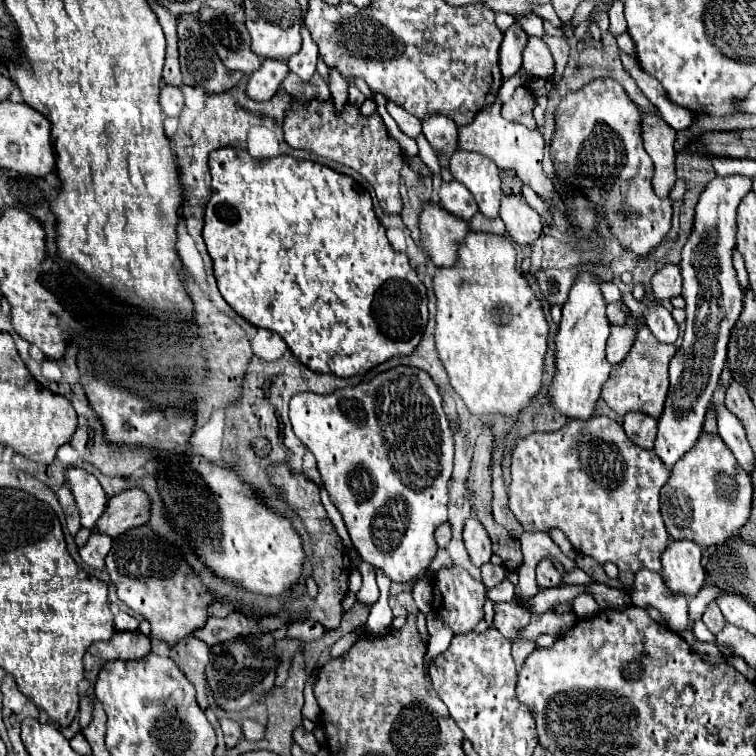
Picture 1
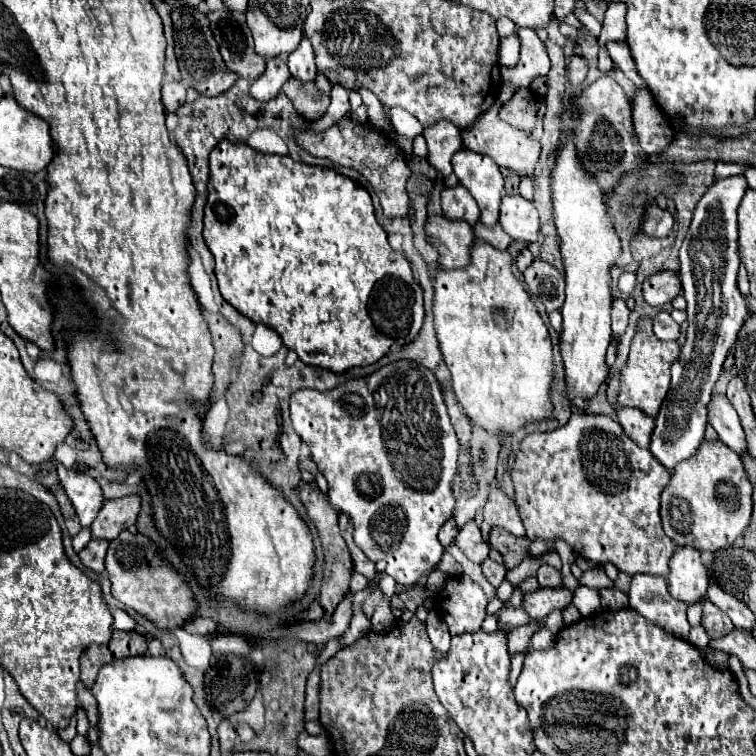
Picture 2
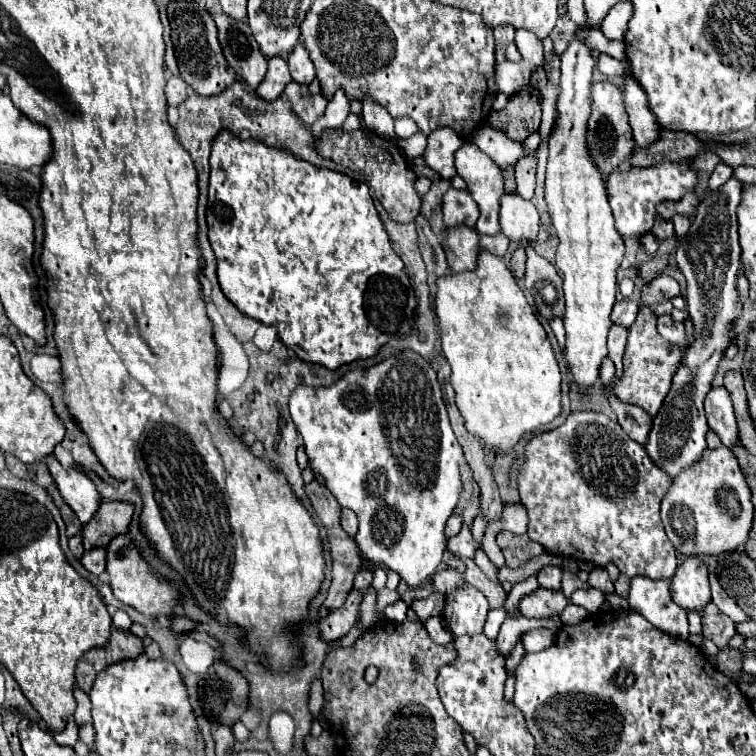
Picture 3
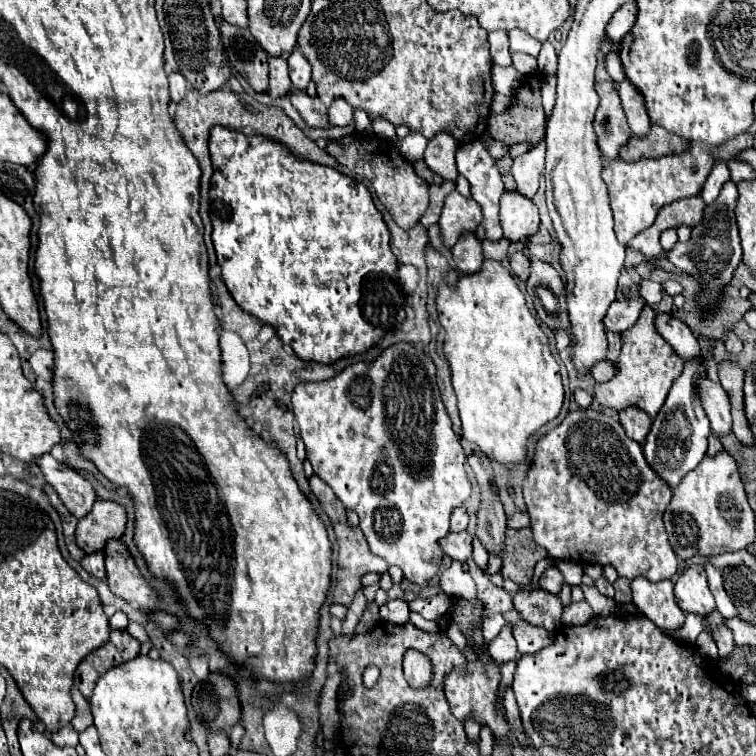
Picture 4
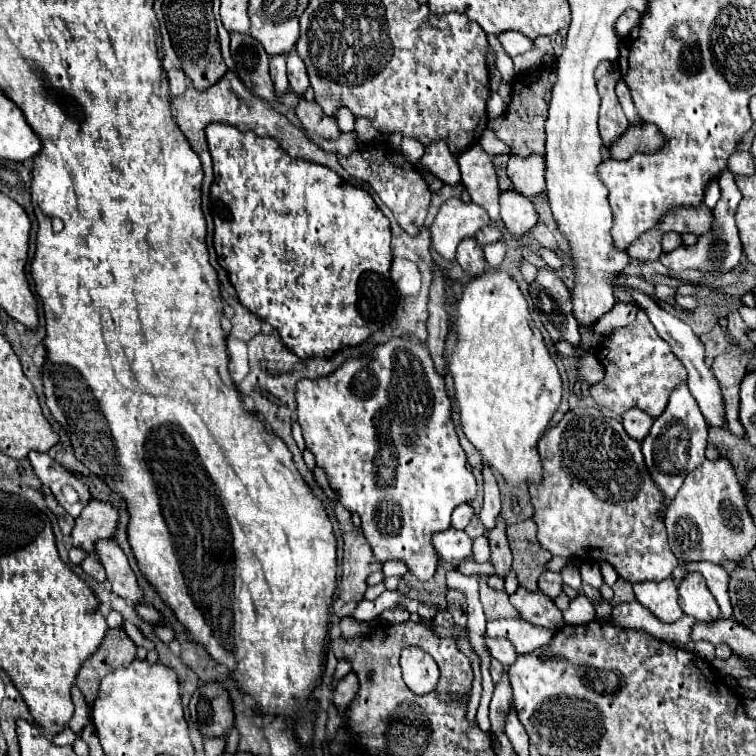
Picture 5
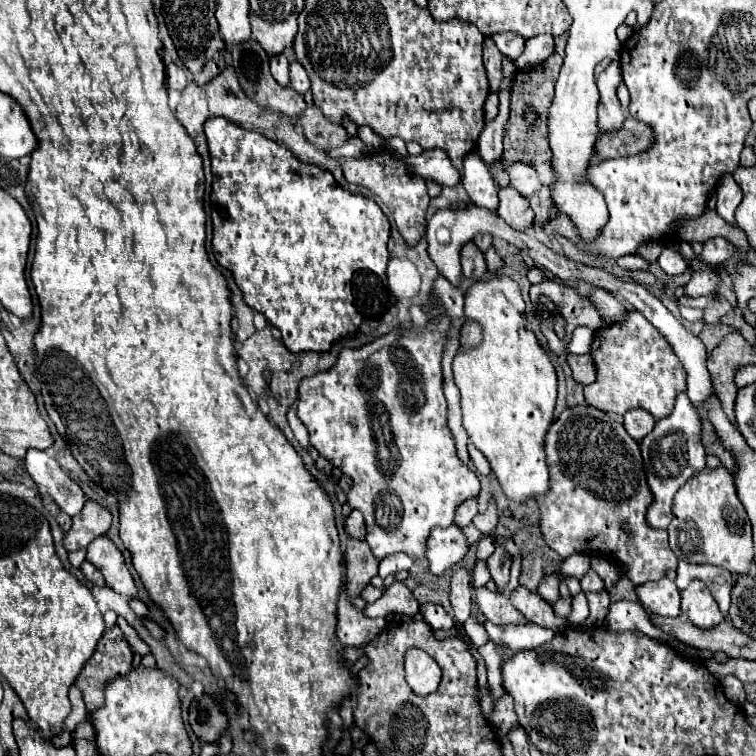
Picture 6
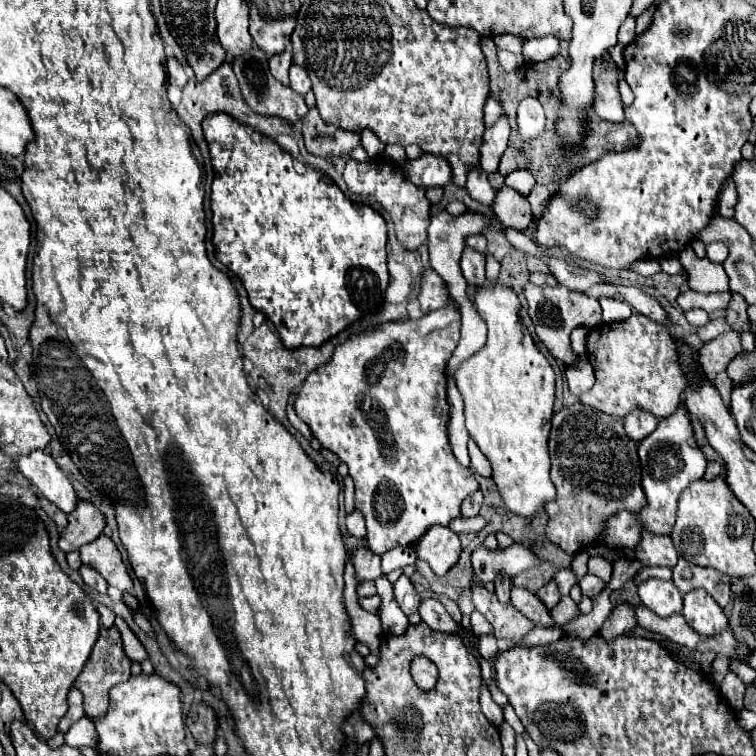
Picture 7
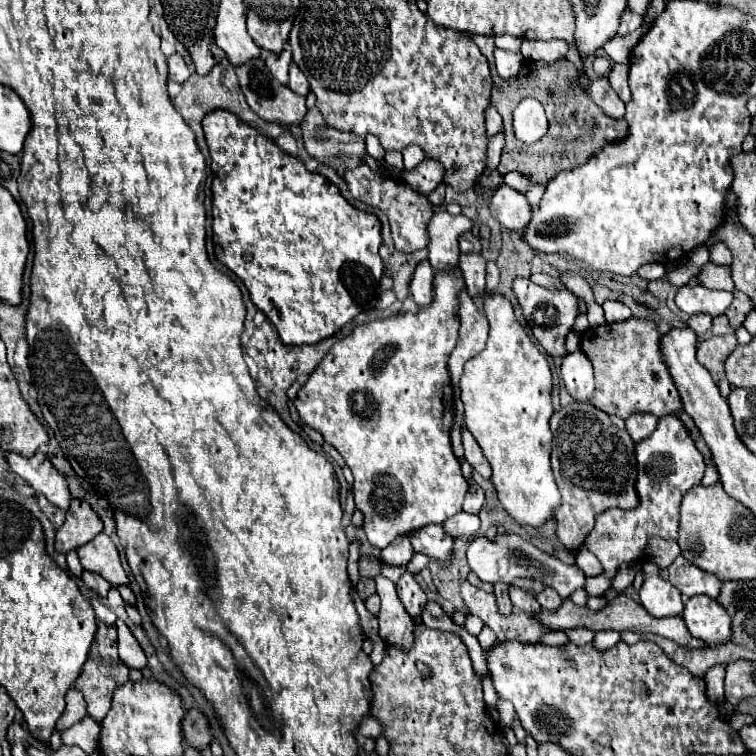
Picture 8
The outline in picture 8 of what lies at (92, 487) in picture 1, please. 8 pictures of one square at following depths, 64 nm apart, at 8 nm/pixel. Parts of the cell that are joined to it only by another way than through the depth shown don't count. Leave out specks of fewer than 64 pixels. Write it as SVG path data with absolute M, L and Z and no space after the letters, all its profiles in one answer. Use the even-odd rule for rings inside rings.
M6 452L6 462L36 490L36 494L44 494L54 506L60 506L64 510L68 508L72 496L68 492L66 480L42 452L36 452L32 458L24 458L16 452Z

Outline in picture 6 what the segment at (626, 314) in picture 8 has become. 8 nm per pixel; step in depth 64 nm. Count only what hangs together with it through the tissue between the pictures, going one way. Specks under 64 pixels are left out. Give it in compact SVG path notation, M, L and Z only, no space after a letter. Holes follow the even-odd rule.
M596 290L594 294L590 294L590 298L596 304L600 316L622 316L622 314L626 314L626 308L606 290Z

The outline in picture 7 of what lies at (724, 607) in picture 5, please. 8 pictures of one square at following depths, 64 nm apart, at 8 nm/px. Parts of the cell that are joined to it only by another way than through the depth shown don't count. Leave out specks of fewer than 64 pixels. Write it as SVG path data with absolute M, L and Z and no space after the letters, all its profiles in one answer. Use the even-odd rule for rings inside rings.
M678 558L676 566L672 568L672 582L676 584L676 588L680 588L682 594L686 594L688 590L696 590L696 588L704 588L722 608L726 608L726 604L730 602L730 576L720 576L720 572L716 572L714 568L700 568L684 558Z

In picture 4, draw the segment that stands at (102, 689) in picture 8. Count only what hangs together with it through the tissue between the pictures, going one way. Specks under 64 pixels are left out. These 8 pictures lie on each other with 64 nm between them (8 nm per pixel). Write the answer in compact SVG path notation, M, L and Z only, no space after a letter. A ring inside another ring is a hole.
M112 630L108 642L80 662L74 674L76 688L82 692L84 698L90 698L96 680L104 672L108 672L108 668L114 668L116 664L124 664L136 658L138 652L140 652L138 640L134 640L126 630Z

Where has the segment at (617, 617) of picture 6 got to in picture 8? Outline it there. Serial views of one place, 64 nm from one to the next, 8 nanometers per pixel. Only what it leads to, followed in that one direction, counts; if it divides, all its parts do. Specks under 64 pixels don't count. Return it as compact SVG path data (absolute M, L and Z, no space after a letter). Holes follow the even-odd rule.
M604 630L604 632L596 632L592 644L596 644L596 648L600 648L602 652L608 648L614 648L620 642L620 634L614 630Z

